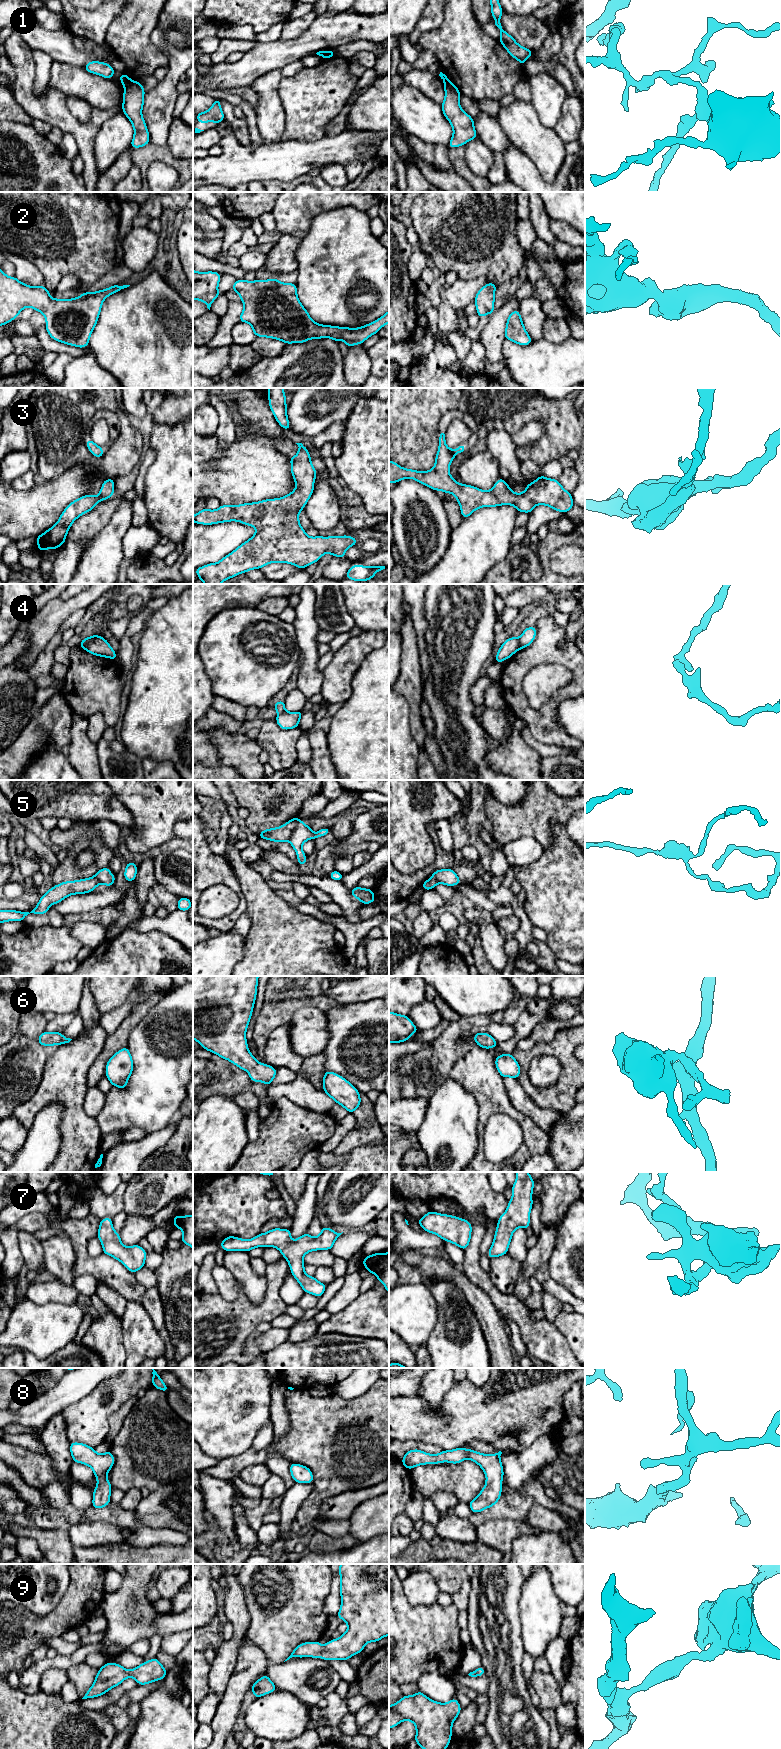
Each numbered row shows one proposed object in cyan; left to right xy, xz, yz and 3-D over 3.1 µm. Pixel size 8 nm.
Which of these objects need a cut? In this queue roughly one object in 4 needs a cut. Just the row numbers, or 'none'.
1, 4, 5

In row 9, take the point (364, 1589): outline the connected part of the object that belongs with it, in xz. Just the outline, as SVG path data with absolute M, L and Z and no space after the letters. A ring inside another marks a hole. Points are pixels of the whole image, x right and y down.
M340 1564L338 1572L342 1603L336 1617L345 1621L347 1631L324 1646L319 1641L301 1643L285 1661L292 1657L347 1661L368 1642L389 1635L389 1564Z

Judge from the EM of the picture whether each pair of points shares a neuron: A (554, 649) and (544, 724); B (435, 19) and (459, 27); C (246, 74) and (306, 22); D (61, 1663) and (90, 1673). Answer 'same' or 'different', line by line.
A: same
B: different
C: different
D: different

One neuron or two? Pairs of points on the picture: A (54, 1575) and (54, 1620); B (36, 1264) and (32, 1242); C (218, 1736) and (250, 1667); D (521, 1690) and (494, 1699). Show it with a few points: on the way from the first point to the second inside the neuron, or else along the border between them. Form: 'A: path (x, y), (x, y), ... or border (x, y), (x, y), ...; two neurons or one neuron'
A: border (67, 1587), (49, 1612), (31, 1612); two neurons
B: path (34, 1259), (32, 1247); one neuron
C: path (224, 1719), (239, 1684); one neuron
D: path (514, 1686), (505, 1686), (499, 1692); one neuron

